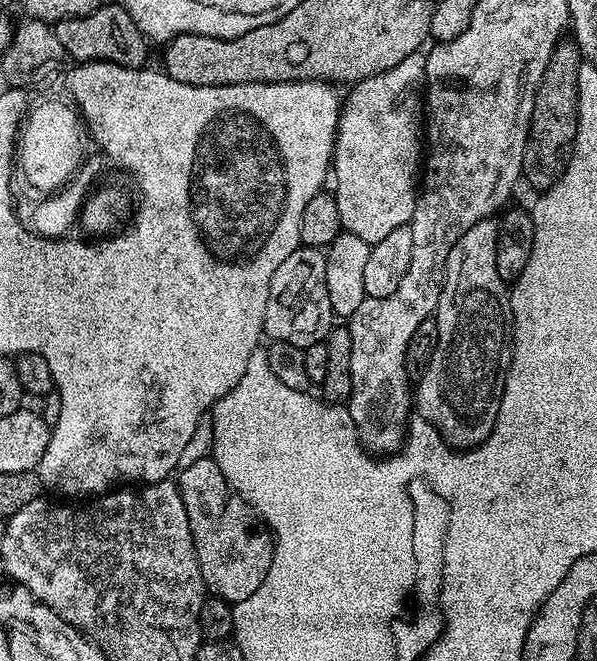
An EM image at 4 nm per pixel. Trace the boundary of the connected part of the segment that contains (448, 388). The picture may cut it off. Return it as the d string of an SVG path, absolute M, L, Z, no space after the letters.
M489 218L470 226L450 250L444 267L444 285L434 313L434 347L428 357L424 375L414 388L415 411L433 424L447 444L457 450L474 448L492 433L498 414L500 393L504 391L504 376L512 357L512 311L508 294L509 285L498 274L494 262L498 223Z

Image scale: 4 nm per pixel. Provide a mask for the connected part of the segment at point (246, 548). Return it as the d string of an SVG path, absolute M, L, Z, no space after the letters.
M211 458L180 468L178 483L205 589L229 602L250 598L250 594L262 586L262 578L266 578L272 561L274 541L265 525L254 518L247 504L236 498L228 500L230 489L226 478Z

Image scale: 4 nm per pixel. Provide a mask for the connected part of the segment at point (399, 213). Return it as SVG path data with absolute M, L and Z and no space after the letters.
M423 51L415 52L382 74L356 81L349 91L353 92L346 96L340 110L330 169L334 180L336 176L334 195L338 202L340 227L345 232L356 234L371 246L386 238L386 234L412 223L418 177L422 172L422 93L426 88L424 58Z

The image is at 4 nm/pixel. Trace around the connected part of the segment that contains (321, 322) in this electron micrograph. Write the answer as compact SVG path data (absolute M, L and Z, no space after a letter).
M298 247L270 278L270 298L266 298L266 318L264 319L264 336L269 341L281 340L305 349L311 344L319 344L327 337L334 324L334 315L326 286L325 253L319 248Z

